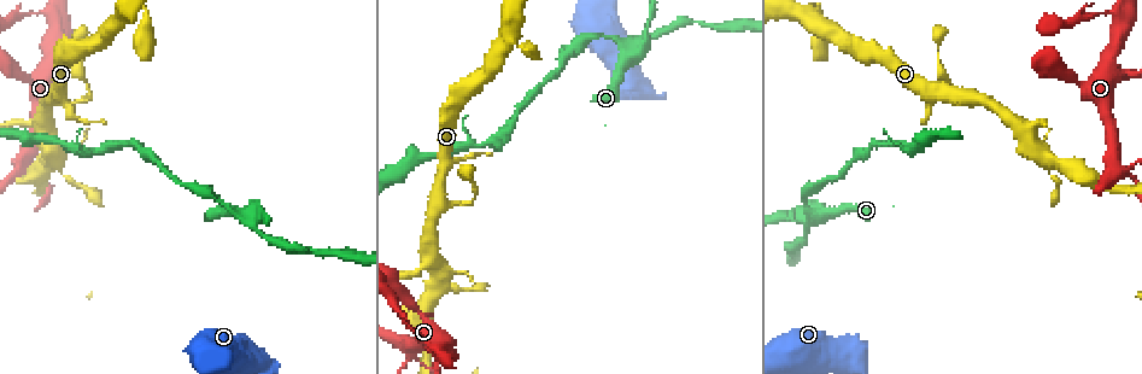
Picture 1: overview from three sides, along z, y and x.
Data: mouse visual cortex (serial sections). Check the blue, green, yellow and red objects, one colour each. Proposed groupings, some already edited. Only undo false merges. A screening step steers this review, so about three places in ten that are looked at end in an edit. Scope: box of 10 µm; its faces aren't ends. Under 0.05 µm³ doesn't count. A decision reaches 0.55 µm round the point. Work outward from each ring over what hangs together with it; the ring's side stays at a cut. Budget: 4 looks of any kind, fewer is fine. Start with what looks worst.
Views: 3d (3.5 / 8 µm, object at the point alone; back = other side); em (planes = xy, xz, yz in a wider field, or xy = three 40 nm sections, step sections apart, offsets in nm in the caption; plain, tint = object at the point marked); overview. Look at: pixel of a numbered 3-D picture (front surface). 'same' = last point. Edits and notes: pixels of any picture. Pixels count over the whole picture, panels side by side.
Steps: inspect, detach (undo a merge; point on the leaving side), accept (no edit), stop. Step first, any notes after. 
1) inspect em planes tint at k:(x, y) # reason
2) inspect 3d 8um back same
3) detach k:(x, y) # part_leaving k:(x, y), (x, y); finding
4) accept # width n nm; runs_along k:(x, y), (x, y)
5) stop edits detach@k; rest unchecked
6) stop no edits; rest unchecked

inspect 3d 3.5um at 1:(245, 216) # looks like a crossing

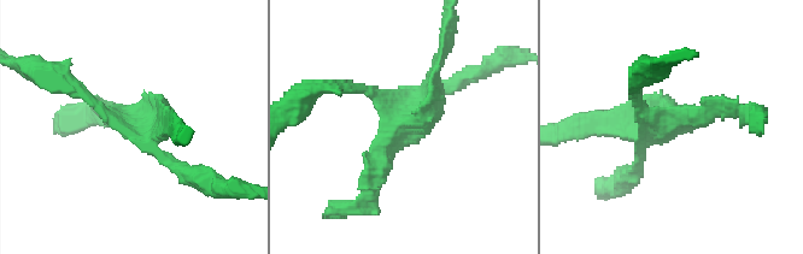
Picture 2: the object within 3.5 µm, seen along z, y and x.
detach 2:(458, 77) # part_leaving 2:(382, 100), (350, 84), (302, 94); a second cell is stuck on

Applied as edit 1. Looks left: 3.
inspect 3d 8um at 1:(621, 93) # thick turns thin

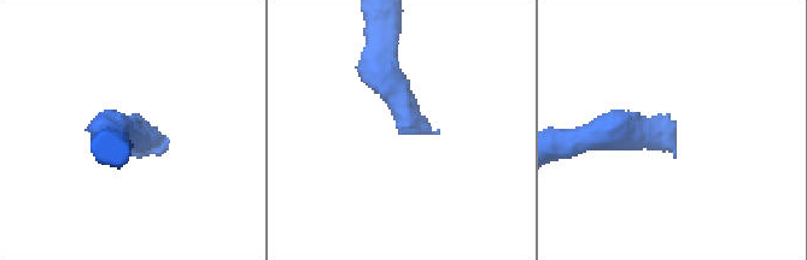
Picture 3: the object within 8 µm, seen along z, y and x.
inspect em xy step 5 tint same # need the tissue

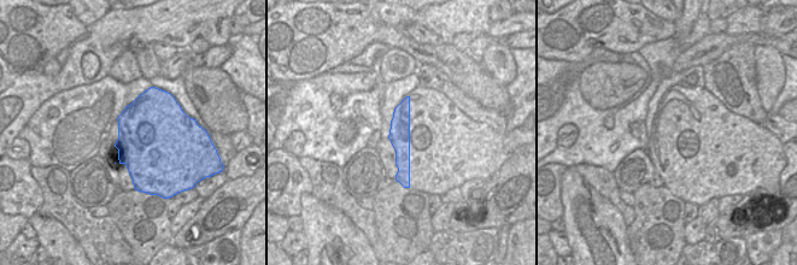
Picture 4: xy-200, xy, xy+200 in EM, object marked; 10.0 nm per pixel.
accept # runs_along 3:(399, 104), (402, 133), (427, 134); continuous, no second cell

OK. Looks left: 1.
stop edits detach@2; rest unchecked

